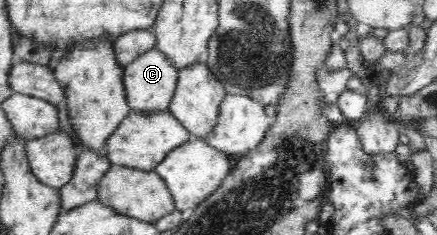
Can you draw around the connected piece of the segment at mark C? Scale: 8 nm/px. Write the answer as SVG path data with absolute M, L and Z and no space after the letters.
M156 47L136 57L125 66L125 90L130 107L137 111L167 109L177 91L179 71L174 61Z

